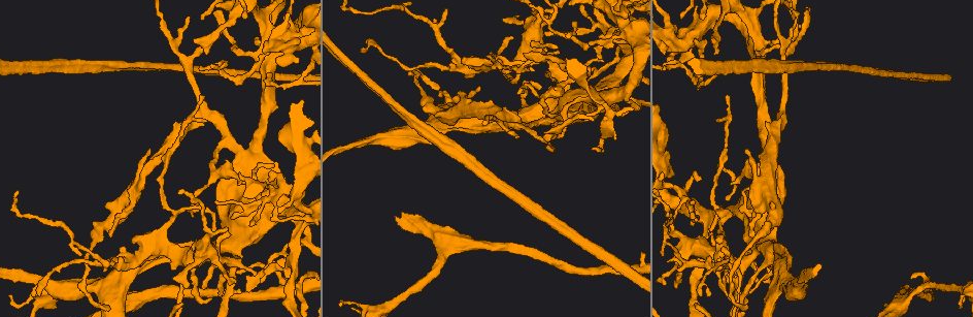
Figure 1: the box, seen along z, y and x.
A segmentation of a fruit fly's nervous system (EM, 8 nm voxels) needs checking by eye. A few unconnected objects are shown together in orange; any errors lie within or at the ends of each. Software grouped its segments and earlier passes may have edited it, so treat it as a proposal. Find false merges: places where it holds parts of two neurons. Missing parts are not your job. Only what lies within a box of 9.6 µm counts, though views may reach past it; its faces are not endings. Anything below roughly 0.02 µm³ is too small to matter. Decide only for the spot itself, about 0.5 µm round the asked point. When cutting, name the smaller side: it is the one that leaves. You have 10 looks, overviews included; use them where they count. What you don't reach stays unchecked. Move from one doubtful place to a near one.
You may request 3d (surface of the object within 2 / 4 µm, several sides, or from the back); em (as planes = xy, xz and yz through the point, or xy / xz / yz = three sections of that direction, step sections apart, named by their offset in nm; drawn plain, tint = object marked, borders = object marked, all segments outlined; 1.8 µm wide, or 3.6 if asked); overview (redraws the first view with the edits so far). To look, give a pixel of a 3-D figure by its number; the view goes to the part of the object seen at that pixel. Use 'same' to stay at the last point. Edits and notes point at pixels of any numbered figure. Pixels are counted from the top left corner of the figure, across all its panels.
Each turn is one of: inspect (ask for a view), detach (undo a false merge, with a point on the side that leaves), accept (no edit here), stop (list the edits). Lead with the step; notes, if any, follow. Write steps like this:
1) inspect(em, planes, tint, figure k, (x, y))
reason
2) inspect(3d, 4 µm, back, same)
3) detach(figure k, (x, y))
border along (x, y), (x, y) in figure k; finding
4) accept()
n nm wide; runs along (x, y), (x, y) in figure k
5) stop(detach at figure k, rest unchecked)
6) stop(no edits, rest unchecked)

inspect(em, planes, borders, figure 1, (303, 241))
thick turns thin

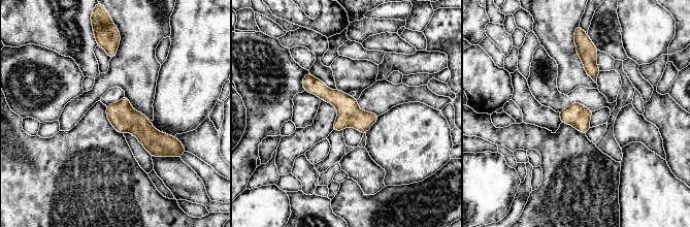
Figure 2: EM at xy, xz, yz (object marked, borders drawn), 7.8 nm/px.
accept()
runs along (307, 76), (358, 119), (374, 119) in figure 2; one neuron here

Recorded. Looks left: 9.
inspect(em, planes, tint, figure 1, (541, 100))
sudden change in width

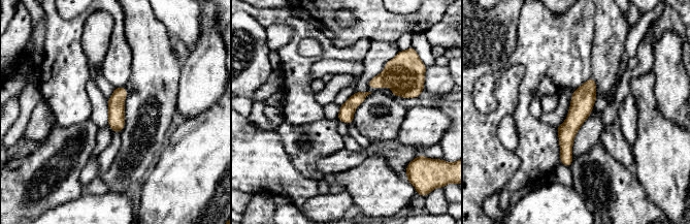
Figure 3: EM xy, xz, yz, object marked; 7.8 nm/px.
accept()
runs along (592, 82), (566, 131), (567, 163) in figure 3; continuous, no second neuron

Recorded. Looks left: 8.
inspect(em, yz, step 8, tint, figure 1, (758, 48))
calibre changes

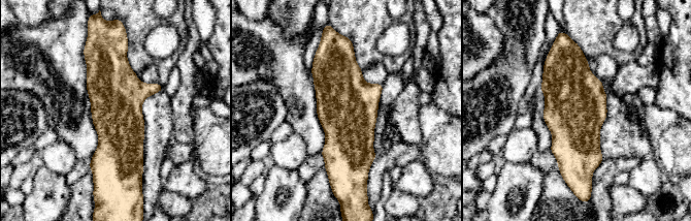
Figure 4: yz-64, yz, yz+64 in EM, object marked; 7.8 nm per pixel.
inspect(em, planes, tint, same)

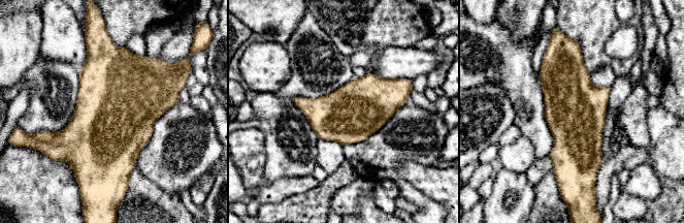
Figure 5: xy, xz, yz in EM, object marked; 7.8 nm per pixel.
accept()
440 nm wide; continuous, no second neuron

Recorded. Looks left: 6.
inspect(em, planes, borders, figure 1, (770, 251))
thin arm on a thick one

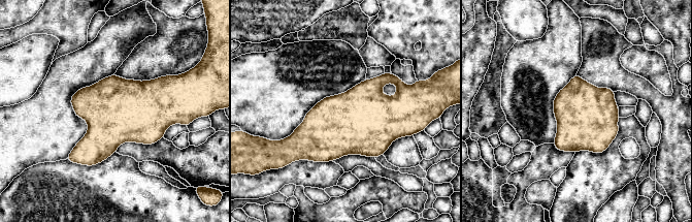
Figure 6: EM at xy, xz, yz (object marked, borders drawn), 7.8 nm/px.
accept()
continuous, no second neuron

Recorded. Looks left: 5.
stop(no edits, rest unchecked)

